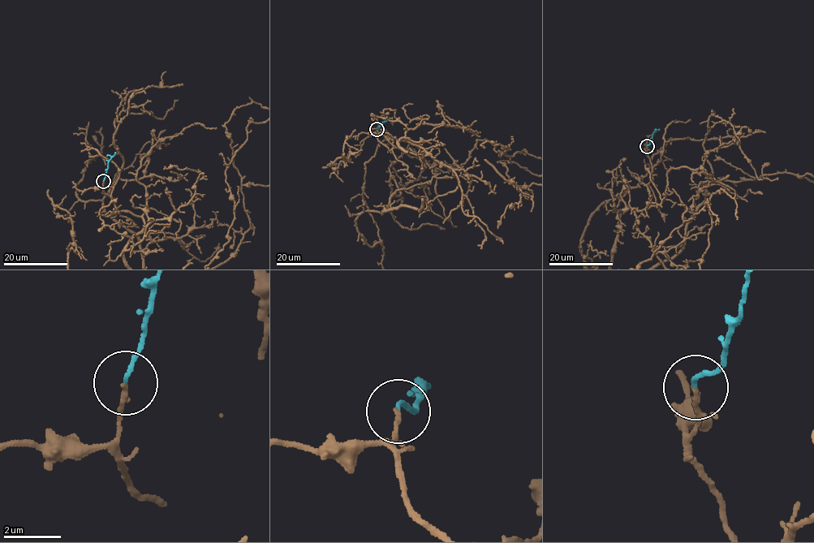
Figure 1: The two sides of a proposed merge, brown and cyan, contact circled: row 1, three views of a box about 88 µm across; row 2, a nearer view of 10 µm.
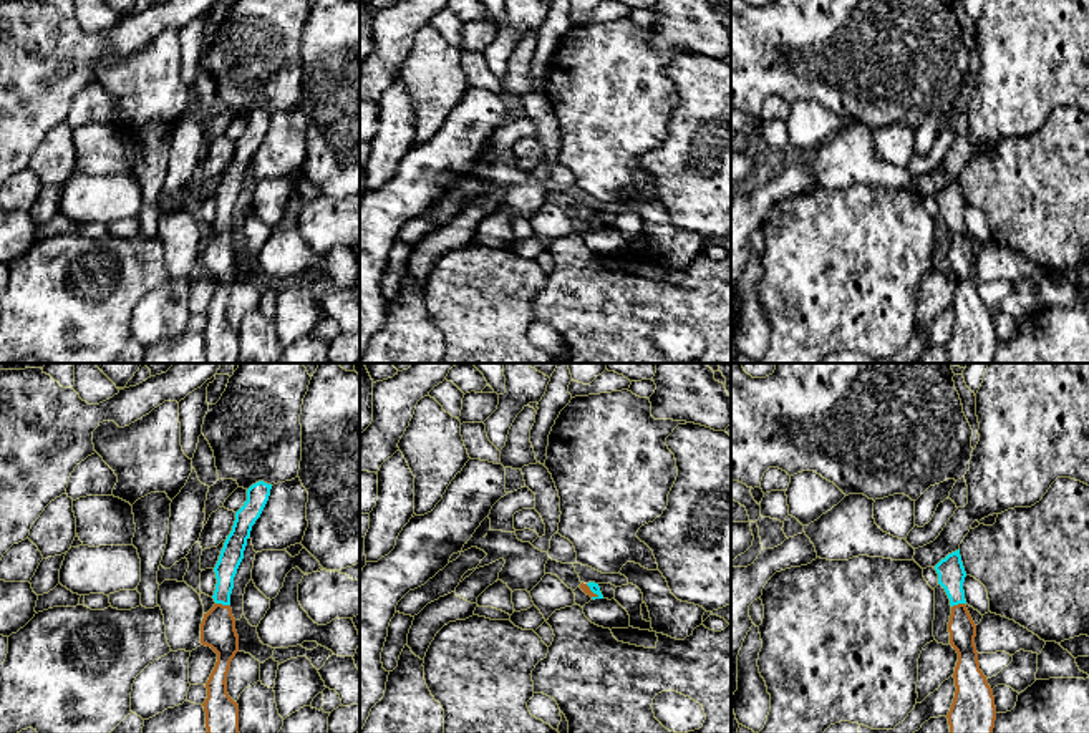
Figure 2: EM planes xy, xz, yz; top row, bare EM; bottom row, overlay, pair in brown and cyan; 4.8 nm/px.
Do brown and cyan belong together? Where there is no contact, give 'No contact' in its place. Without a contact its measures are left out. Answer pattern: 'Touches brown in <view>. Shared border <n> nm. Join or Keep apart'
Touches brown in xy. Shared border 70 nm. Join

